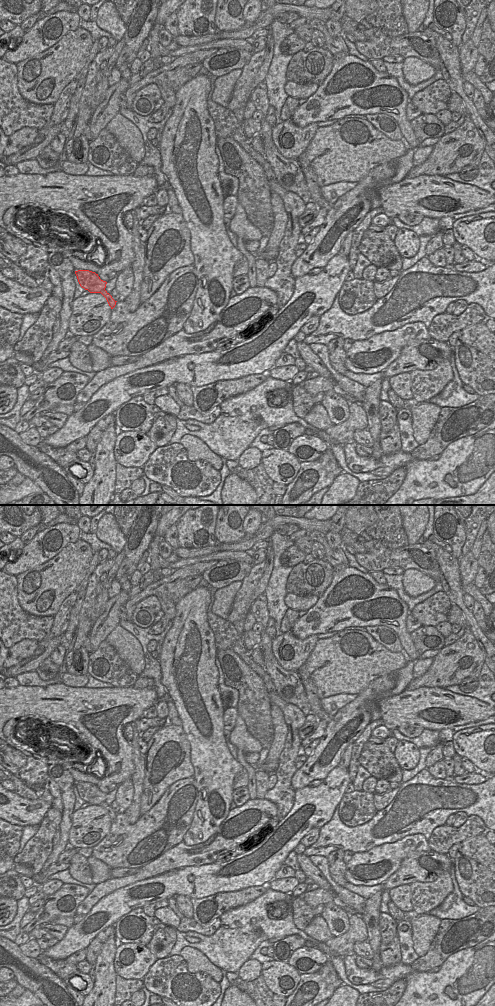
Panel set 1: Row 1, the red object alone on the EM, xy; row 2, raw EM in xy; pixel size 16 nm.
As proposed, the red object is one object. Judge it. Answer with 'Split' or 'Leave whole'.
Leave whole.

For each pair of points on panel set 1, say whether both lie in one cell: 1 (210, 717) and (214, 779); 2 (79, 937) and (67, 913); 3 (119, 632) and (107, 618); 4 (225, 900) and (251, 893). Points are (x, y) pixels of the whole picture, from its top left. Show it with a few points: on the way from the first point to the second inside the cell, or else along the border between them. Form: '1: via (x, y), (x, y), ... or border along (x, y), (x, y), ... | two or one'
1: via (209, 732), (209, 755), (213, 764) | one
2: border along (74, 924), (69, 928) | two
3: border along (118, 624), (104, 639) | two
4: via (231, 900), (245, 896) | one

